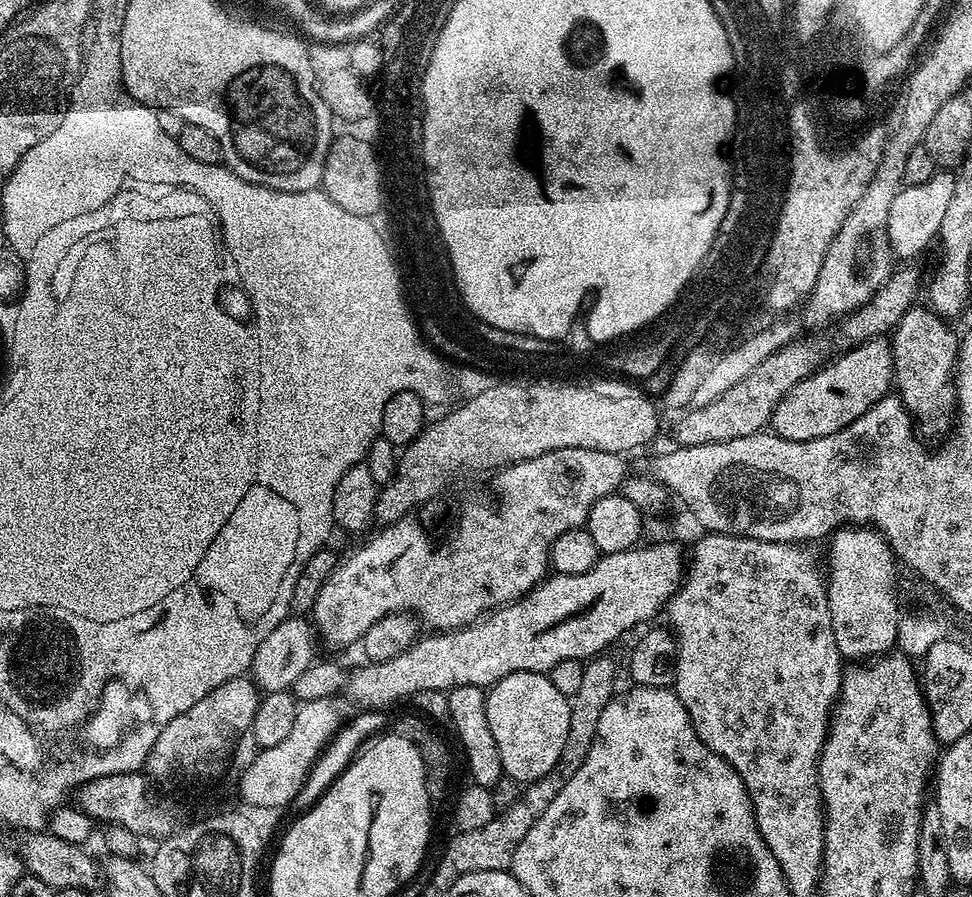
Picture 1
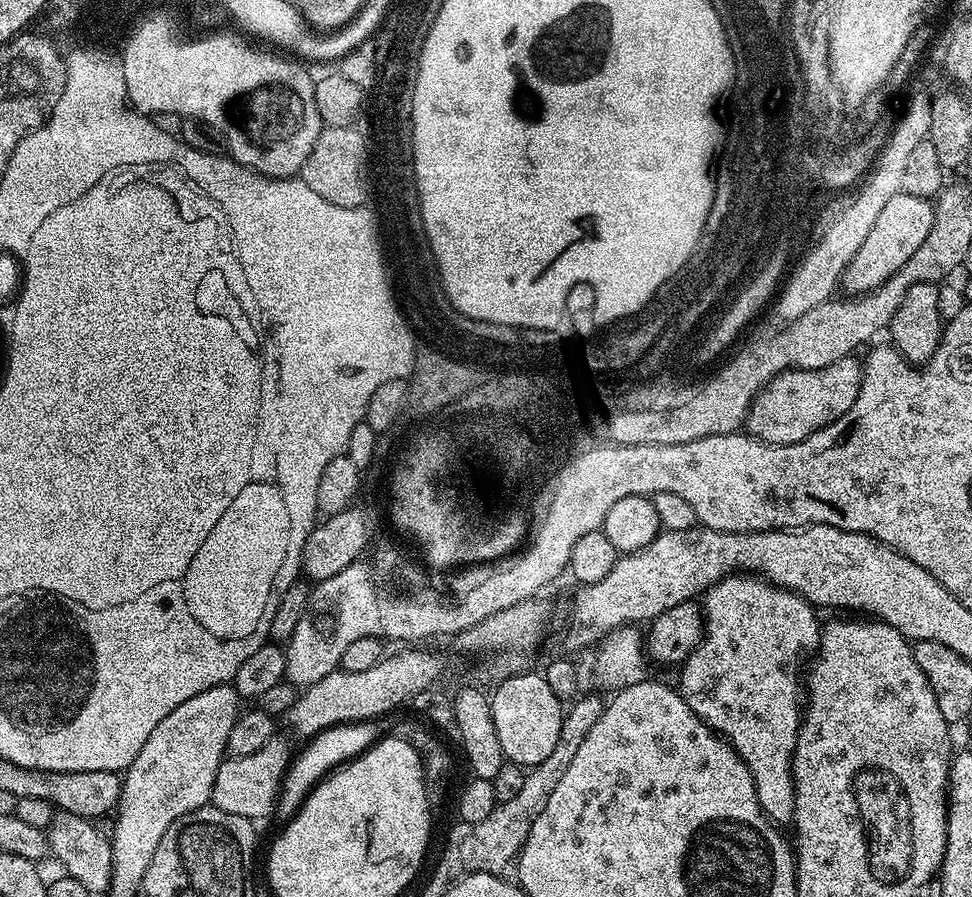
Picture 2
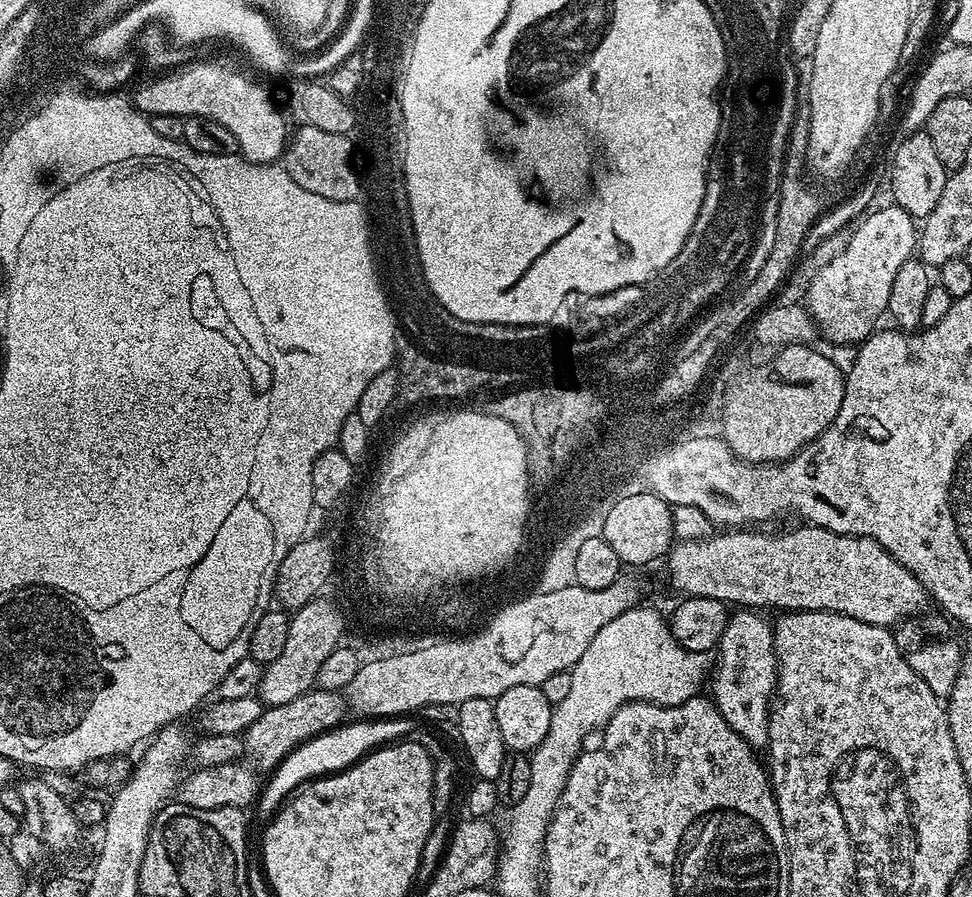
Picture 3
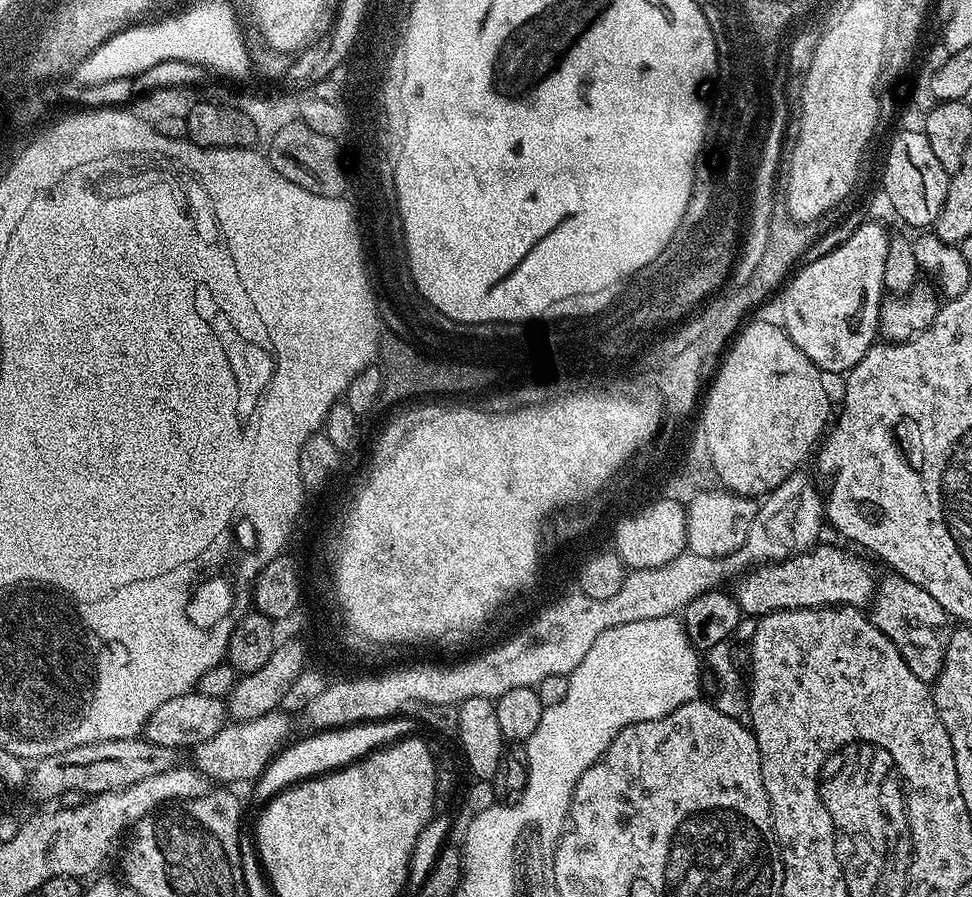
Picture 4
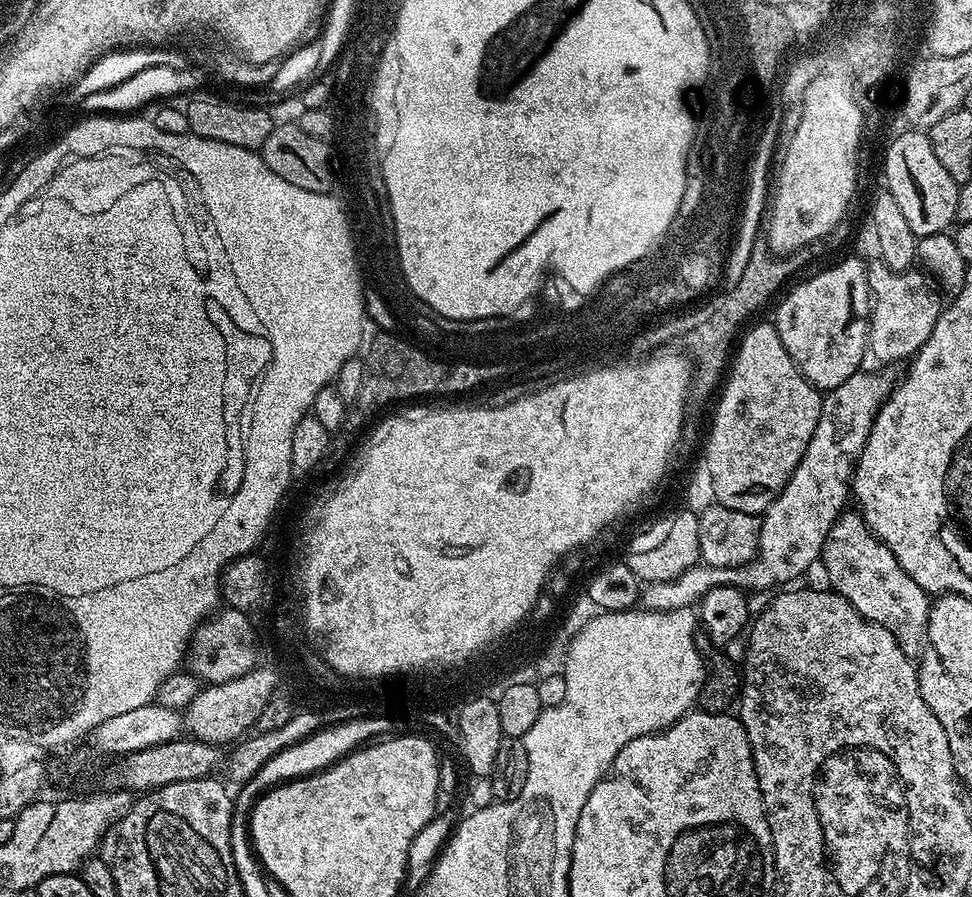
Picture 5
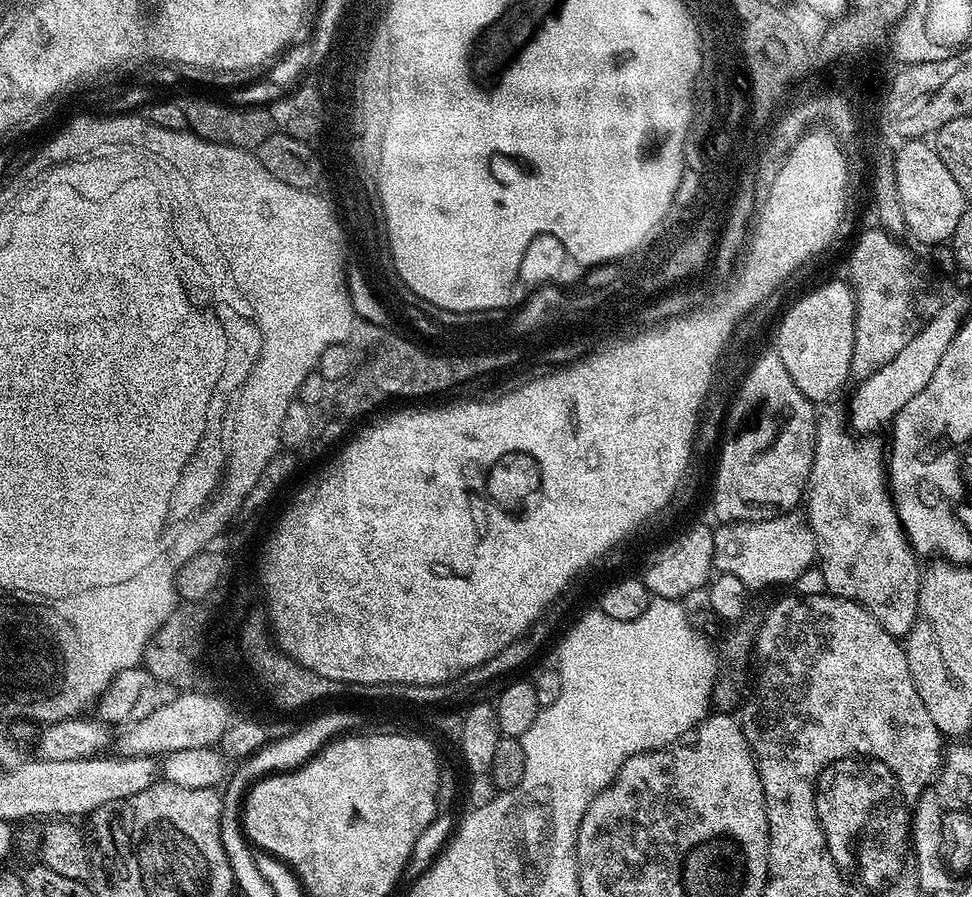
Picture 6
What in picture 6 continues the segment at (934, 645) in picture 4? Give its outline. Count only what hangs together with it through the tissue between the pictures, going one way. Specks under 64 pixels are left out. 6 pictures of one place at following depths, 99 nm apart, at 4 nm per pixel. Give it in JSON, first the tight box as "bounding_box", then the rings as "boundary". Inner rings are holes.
{"bounding_box":[806,412,921,637],"boundary":[[[828,412],[816,421],[816,445],[814,458],[808,475],[806,523],[816,543],[816,560],[824,575],[824,584],[829,593],[861,604],[891,636],[907,637],[916,621],[916,602],[920,589],[921,565],[913,552],[896,508],[892,505],[892,495],[888,490],[886,477],[886,448],[876,438],[857,438],[846,427],[843,415]]]}

